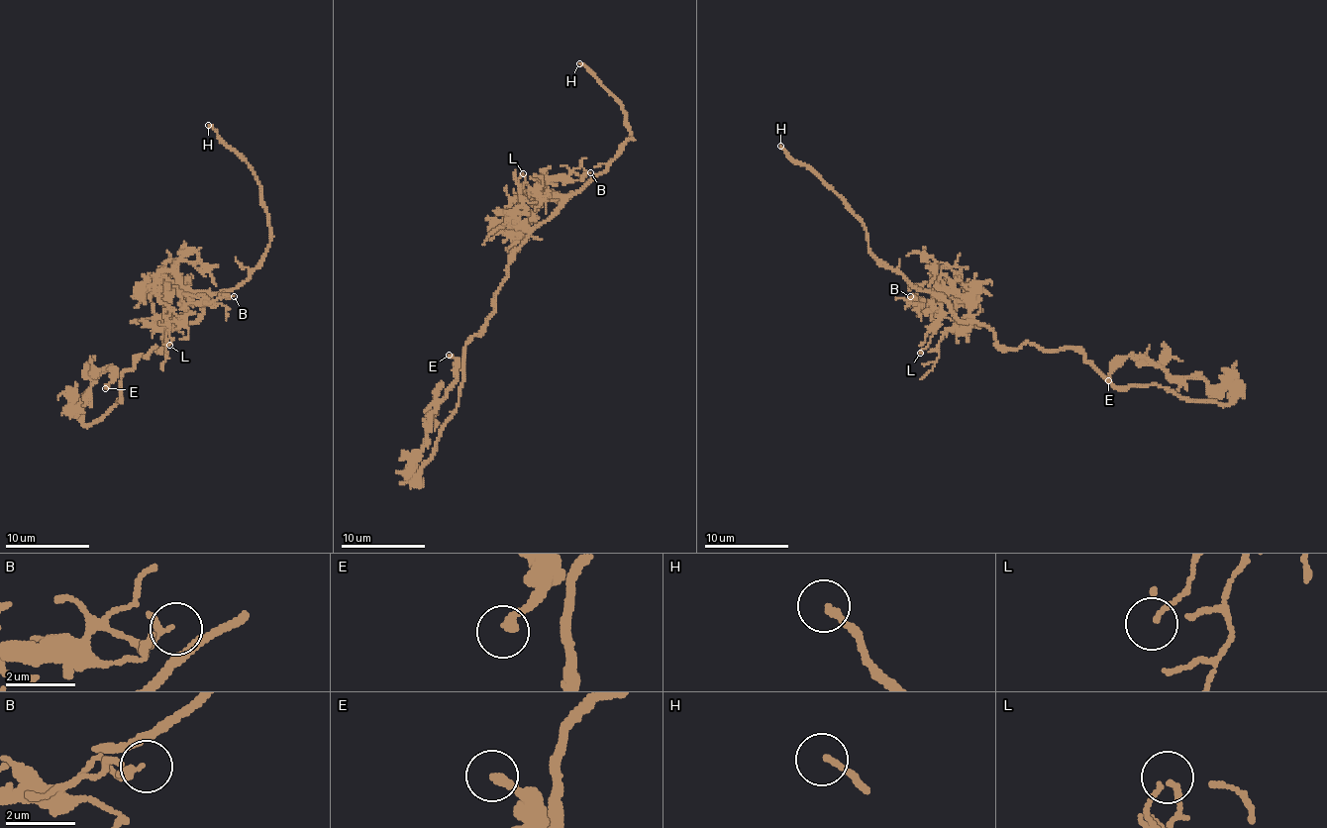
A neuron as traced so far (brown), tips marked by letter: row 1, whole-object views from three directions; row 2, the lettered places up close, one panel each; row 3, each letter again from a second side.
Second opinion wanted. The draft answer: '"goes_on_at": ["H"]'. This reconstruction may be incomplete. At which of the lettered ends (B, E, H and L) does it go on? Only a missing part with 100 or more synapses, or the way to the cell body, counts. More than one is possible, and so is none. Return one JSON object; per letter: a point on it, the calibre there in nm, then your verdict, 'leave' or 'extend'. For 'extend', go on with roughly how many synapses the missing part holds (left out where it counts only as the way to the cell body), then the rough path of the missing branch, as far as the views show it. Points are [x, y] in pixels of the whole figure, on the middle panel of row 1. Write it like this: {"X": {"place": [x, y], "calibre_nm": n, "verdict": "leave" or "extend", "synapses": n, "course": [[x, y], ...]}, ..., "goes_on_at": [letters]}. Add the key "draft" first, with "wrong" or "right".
{"draft": "right", "B": {"place": [590, 172], "calibre_nm": 180, "verdict": "leave"}, "E": {"place": [449, 355], "calibre_nm": 240, "verdict": "leave"}, "H": {"place": [579, 63], "calibre_nm": 160, "verdict": "extend", "course": [[579, 63], [539, 65], [494, 45], [459, 44], [449, 36], [431, 35], [425, 17], [421, 17]]}, "L": {"place": [523, 173], "calibre_nm": 130, "verdict": "leave"}, "goes_on_at": ["H"]}

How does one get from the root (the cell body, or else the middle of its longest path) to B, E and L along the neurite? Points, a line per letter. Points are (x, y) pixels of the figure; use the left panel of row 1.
B: (150, 350), (155, 346), (159, 352), (176, 321), (167, 303), (177, 291), (184, 305), (234, 296)
E: (150, 350), (121, 376), (121, 401), (85, 425), (76, 406), (112, 368), (113, 380), (105, 388)
L: (150, 350), (155, 346), (159, 352), (176, 321), (167, 303), (179, 290), (185, 314), (169, 313), (169, 345)

